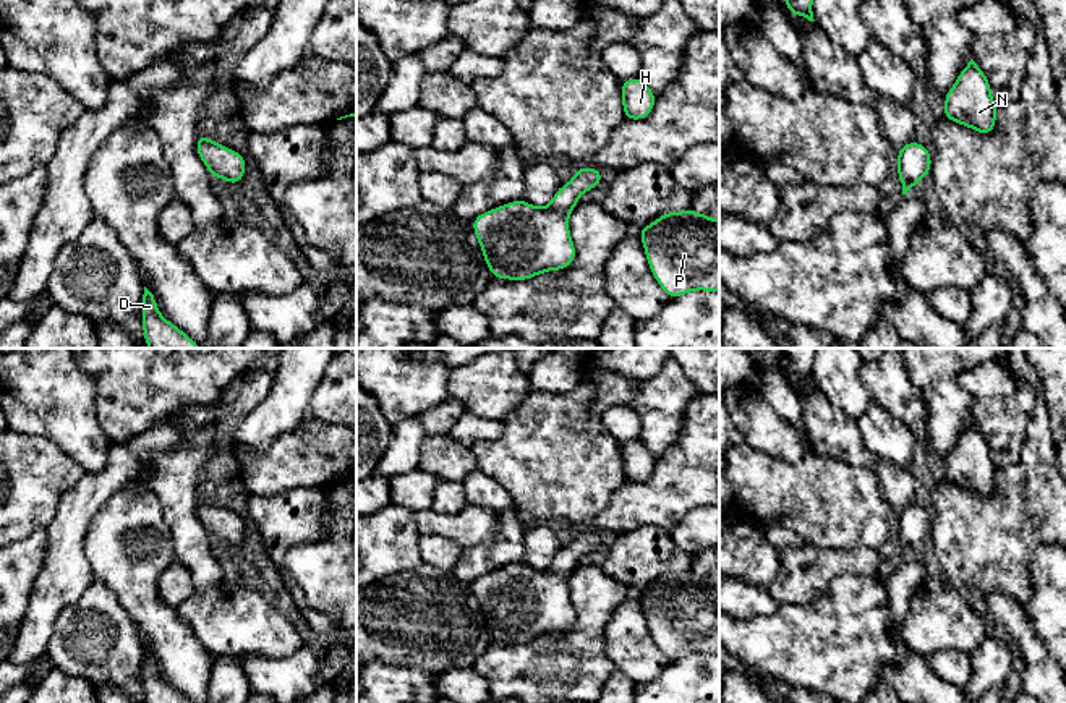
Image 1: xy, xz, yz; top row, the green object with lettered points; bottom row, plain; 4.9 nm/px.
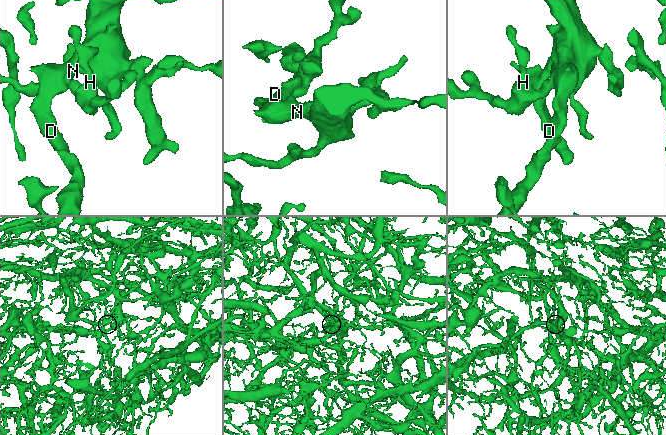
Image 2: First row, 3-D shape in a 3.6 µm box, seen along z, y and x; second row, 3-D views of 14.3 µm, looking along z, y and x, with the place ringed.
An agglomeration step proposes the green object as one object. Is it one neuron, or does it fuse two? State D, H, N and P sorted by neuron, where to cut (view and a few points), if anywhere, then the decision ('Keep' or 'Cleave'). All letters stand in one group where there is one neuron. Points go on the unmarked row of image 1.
Groups: D H N P. No split. Keep

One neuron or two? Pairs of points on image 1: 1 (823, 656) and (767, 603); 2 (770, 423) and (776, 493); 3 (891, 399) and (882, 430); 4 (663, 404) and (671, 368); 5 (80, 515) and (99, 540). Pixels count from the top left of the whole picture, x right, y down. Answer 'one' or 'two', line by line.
1: two
2: two
3: two
4: one
5: two

